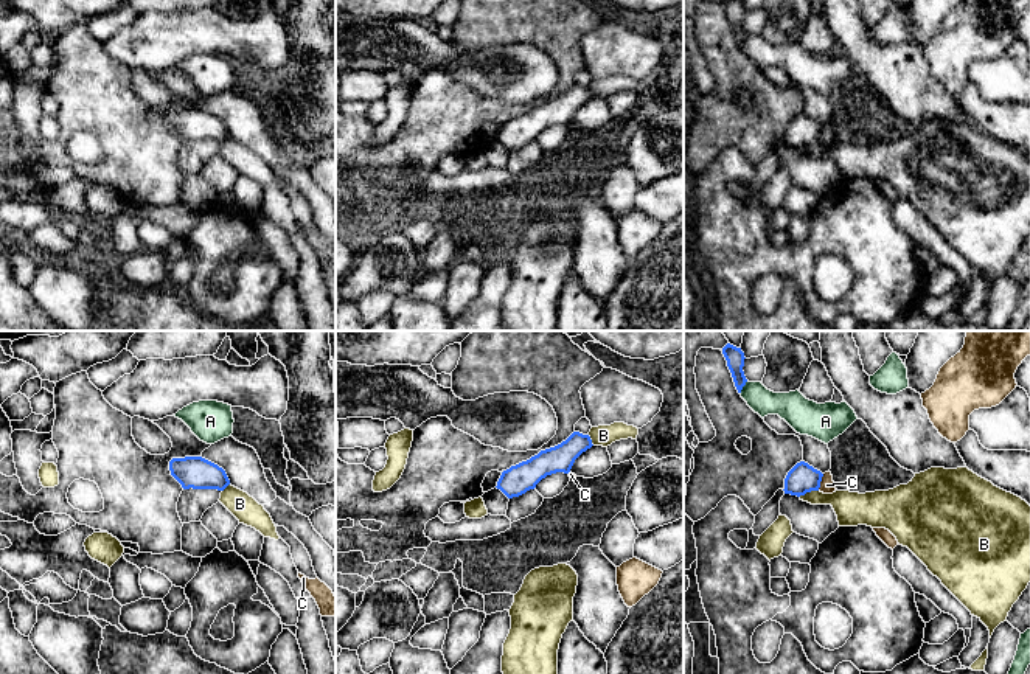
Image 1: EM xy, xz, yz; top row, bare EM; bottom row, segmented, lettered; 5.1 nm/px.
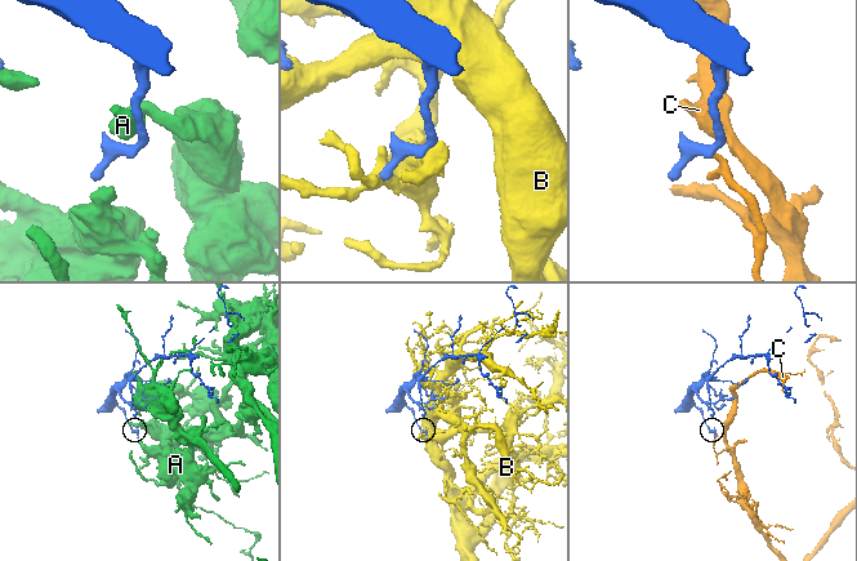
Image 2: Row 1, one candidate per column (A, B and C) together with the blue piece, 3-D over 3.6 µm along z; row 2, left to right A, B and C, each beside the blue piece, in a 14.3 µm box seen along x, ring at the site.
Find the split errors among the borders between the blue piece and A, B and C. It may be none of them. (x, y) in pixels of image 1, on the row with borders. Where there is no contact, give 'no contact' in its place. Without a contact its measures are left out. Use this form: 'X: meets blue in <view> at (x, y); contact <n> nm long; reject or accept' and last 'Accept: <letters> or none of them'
A: meets blue in yz at (743, 385); contact 80 nm long; reject
B: meets blue in yz at (808, 491); contact 110 nm long; reject
C: meets blue in yz at (821, 480); contact 90 nm long; reject
Accept: none of them

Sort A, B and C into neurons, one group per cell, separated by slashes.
A / B / C

